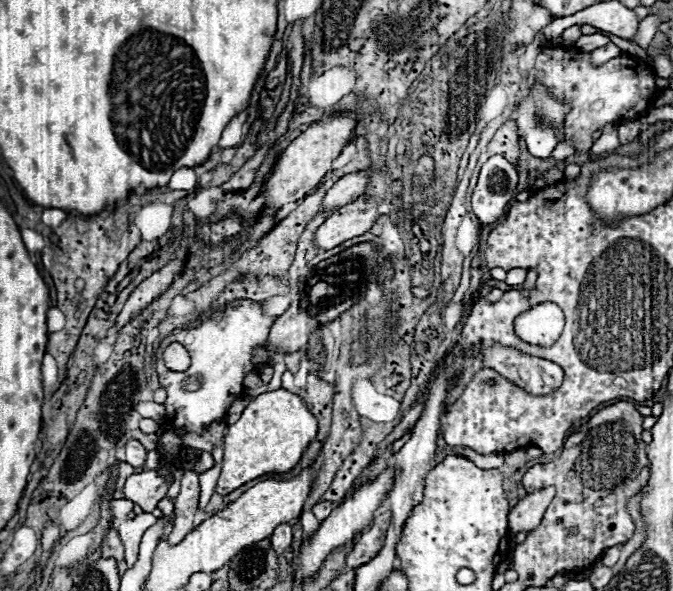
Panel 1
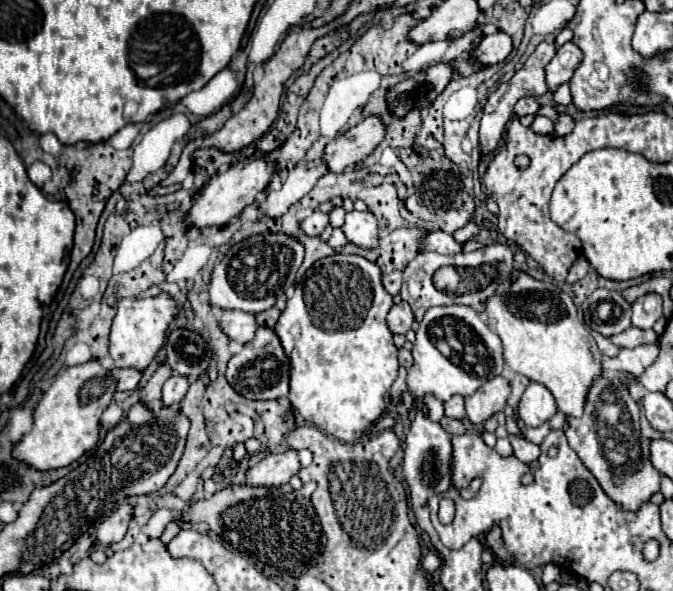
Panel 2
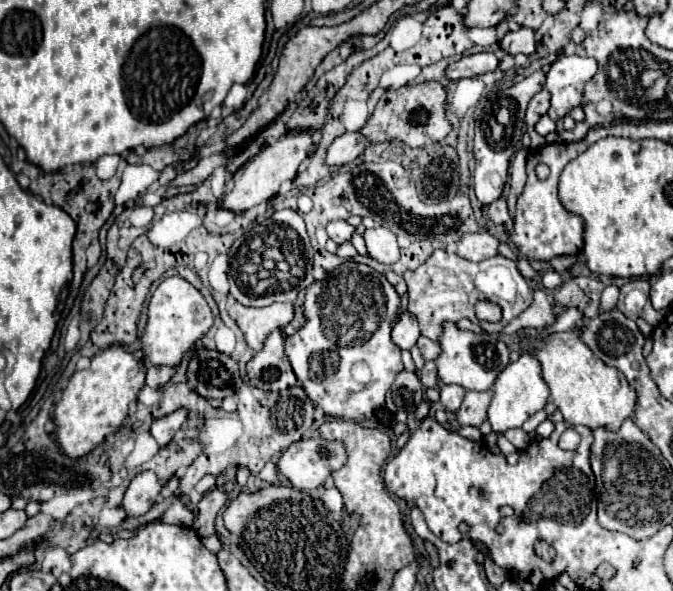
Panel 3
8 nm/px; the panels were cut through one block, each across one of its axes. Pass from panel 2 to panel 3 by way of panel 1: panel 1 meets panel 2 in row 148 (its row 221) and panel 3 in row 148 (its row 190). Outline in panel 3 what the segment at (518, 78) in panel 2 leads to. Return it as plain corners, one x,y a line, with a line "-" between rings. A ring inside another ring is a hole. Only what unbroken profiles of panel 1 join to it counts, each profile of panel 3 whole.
536,70
528,78
520,80
518,84
498,90
492,96
488,96
482,110
478,110
476,116
476,132
474,132
474,158
476,158
476,172
474,172
474,192
480,204
492,204
500,198
502,188
508,178
508,166
510,158
516,152
518,142
524,134
524,112
528,102
534,98
536,92
544,86
544,70

